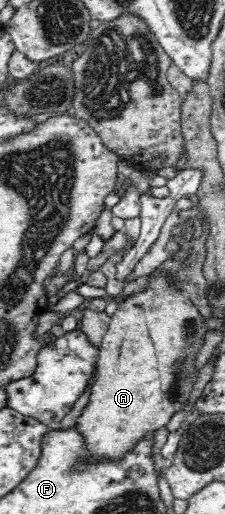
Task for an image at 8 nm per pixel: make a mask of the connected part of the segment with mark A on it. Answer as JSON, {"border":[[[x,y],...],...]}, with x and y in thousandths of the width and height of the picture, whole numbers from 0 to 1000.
{"border":[[[720,529],[702,537],[667,533],[622,568],[596,568],[529,586],[449,661],[427,720],[436,728],[391,770],[391,786],[333,823],[347,846],[373,856],[373,883],[329,903],[338,916],[364,918],[400,903],[453,895],[516,901],[596,879],[618,862],[689,856],[693,840],[742,829],[782,802],[818,796],[844,763],[862,763],[889,712],[880,693],[916,669],[907,654],[924,644],[924,623],[889,611],[880,595],[800,556],[782,529]]]}

